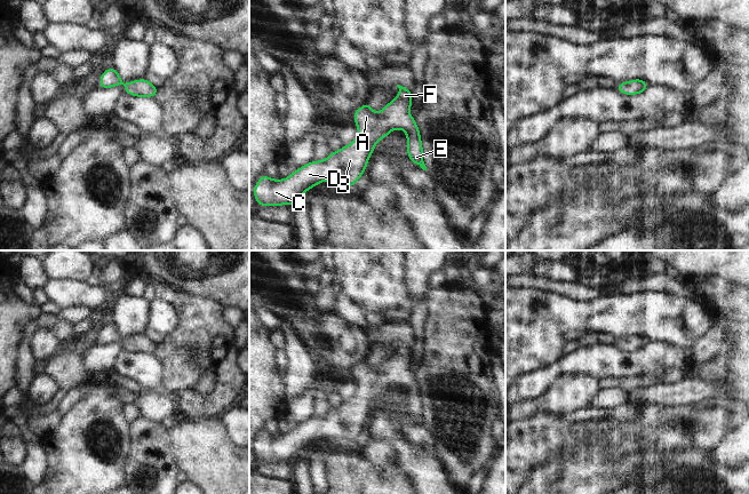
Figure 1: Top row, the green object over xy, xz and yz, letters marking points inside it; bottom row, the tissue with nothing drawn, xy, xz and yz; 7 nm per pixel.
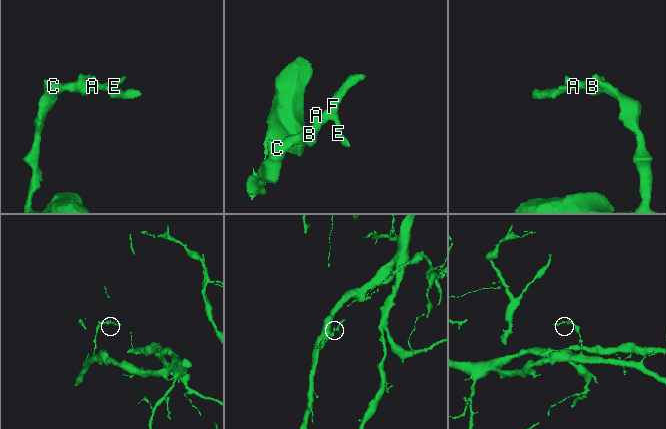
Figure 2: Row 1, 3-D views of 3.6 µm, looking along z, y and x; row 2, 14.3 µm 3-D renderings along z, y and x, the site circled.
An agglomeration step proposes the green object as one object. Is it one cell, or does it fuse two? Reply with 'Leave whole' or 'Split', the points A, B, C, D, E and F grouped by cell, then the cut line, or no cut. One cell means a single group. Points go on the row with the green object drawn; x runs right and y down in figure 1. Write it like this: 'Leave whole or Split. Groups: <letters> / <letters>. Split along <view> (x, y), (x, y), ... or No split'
Leave whole. Groups: A B C D E F. No split

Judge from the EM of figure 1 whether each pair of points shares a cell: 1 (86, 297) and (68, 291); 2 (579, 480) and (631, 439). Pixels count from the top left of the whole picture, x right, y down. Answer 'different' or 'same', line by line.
1: same
2: same

